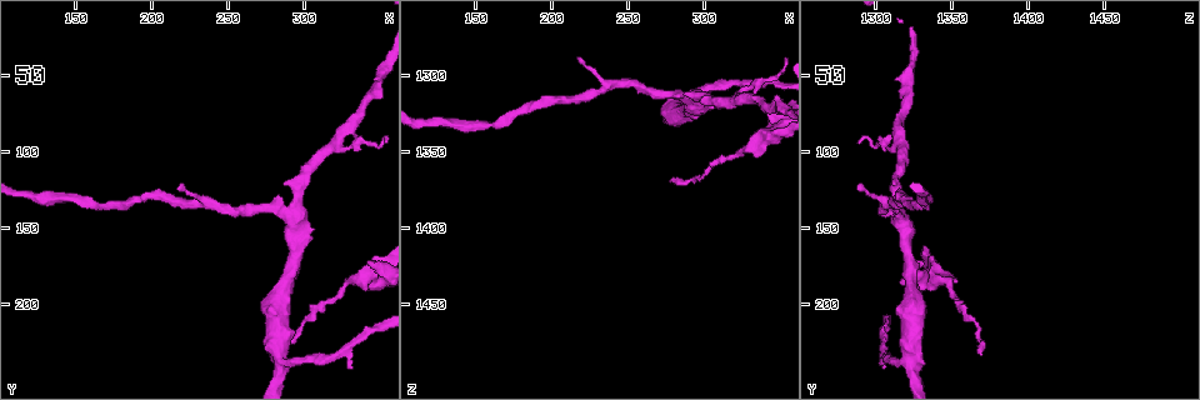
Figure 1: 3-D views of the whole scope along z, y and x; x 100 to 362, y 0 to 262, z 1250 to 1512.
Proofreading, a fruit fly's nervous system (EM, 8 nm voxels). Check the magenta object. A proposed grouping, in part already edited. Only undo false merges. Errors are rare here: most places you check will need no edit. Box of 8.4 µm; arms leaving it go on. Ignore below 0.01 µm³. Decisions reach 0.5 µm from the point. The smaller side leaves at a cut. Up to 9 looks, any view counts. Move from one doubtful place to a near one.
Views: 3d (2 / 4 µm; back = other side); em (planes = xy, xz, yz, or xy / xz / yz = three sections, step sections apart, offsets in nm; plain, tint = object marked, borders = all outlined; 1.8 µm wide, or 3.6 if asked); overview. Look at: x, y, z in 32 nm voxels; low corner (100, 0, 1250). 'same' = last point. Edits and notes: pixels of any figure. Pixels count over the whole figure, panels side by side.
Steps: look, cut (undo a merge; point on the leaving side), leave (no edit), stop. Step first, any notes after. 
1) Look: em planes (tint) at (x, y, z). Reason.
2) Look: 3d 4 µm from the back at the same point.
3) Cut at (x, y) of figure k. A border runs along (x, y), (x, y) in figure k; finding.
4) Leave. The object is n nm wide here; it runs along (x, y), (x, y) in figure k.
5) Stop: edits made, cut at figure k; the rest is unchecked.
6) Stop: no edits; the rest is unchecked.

Look: em 3.6 µm yz step 4 (tint) at (292, 148, 1314). Side arm on a straight run.

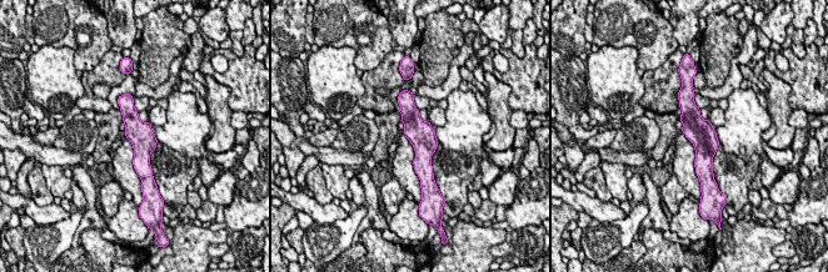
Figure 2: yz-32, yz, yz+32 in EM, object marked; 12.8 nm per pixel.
Look: em 3.6 µm planes (tint) at the same point.

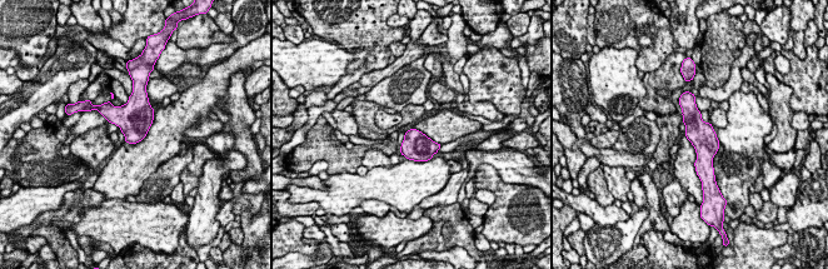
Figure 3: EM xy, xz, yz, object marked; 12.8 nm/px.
Leave. It runs along (691, 99), (702, 135), (699, 170) in figure 3; continuous, no second neuron.

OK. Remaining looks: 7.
Look: em planes (tint) at (326, 190, 1350). Calibre changes.

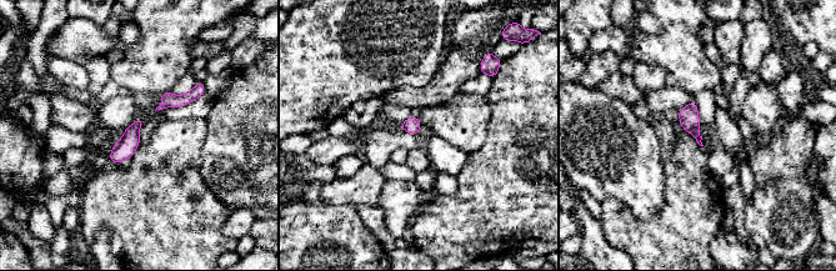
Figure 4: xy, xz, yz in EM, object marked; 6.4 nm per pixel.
Leave. One neuron here.

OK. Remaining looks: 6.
Look: em planes (tint) at (284, 236, 1320). Abrupt turn.

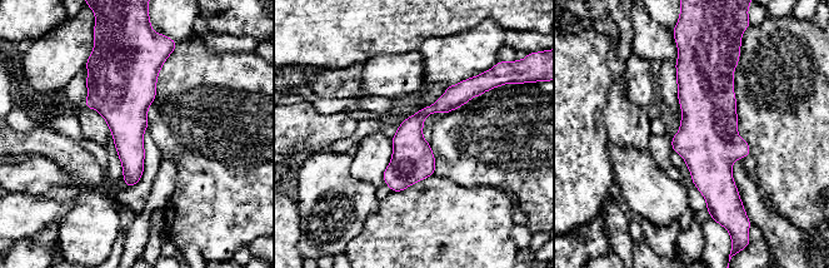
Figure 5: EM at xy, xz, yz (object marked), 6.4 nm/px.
Leave. The object is 280 nm wide here; one neuron here.

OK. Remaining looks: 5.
Look: em planes (tint) at (328, 86, 1316). A fork.

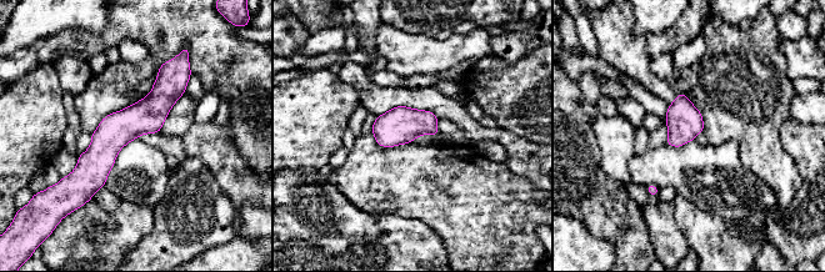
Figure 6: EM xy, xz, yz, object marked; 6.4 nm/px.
Leave. It runs along (171, 69), (85, 190) in figure 6; all the same neuron.

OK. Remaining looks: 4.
Stop: no edits; the rest is unchecked.

